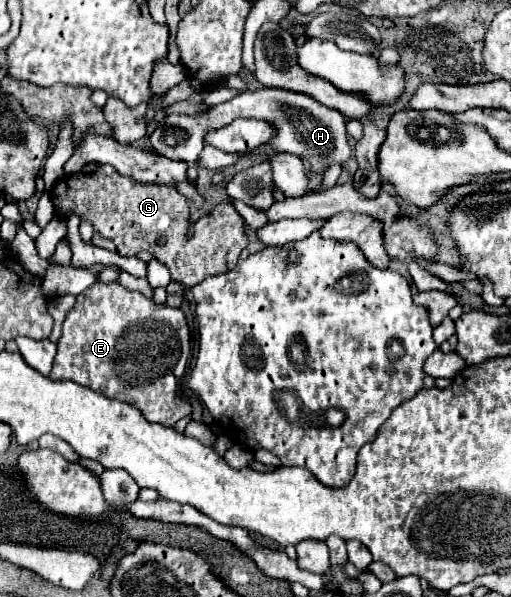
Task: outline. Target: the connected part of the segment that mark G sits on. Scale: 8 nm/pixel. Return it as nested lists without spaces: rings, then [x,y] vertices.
[[[100,166],[92,174],[64,176],[52,190],[52,202],[58,216],[78,214],[88,218],[104,238],[116,244],[120,256],[132,258],[140,250],[152,252],[156,260],[168,264],[172,280],[184,288],[232,270],[250,240],[244,230],[244,218],[232,204],[220,202],[210,214],[192,222],[190,202],[174,186],[142,184],[122,176],[114,166]]]

